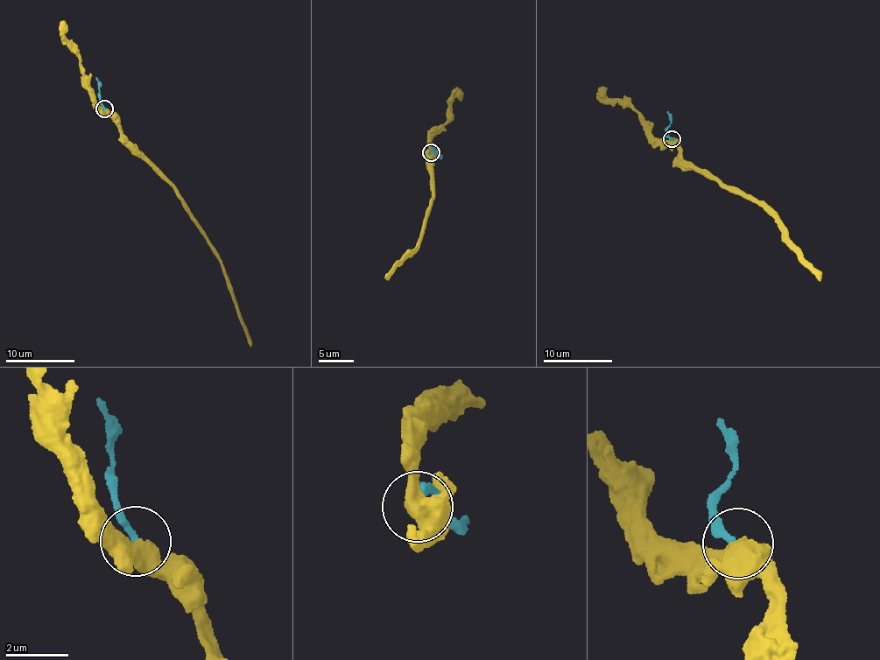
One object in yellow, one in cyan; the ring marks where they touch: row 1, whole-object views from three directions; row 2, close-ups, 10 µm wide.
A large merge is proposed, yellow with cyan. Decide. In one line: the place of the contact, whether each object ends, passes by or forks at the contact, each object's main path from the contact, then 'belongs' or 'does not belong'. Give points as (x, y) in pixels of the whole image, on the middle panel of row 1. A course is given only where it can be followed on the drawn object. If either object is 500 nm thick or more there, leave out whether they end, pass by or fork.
at (431, 152); yellow passes by; cyan ends there; yellow runs (430, 153), (432, 157), (428, 162), (432, 177), (431, 202), (425, 225), (415, 249), (407, 249), (386, 276); cyan runs (430, 153), (432, 149), (440, 158), (441, 155); does not belong

